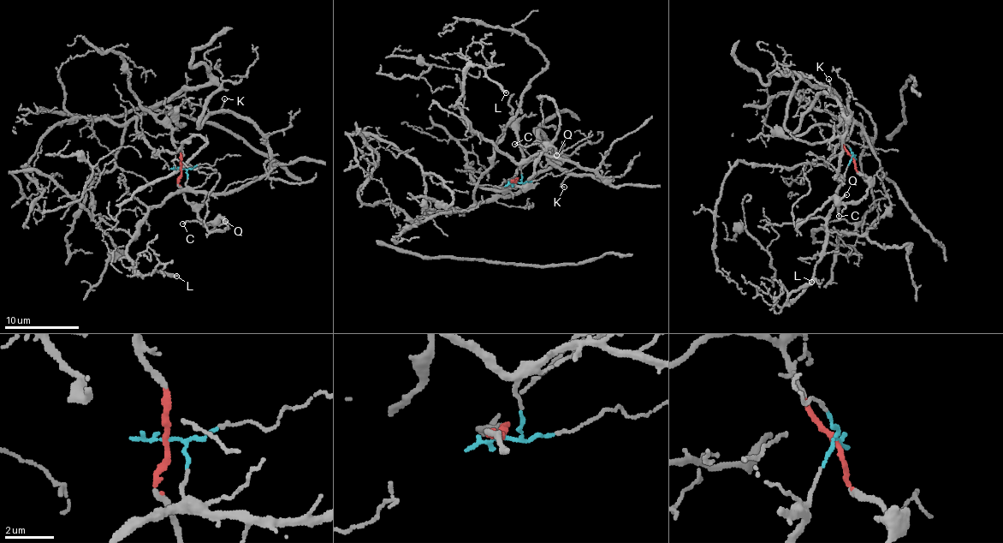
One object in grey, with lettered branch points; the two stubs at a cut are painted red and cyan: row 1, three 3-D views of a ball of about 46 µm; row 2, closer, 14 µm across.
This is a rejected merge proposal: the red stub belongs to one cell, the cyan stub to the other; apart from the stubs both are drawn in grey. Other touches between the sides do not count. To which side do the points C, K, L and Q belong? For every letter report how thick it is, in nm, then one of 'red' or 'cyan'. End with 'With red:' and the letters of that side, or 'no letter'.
C: 120 nm thick; red
K: 80 nm thick; cyan
L: 200 nm thick; cyan
Q: 130 nm thick; red
With red: C, Q

